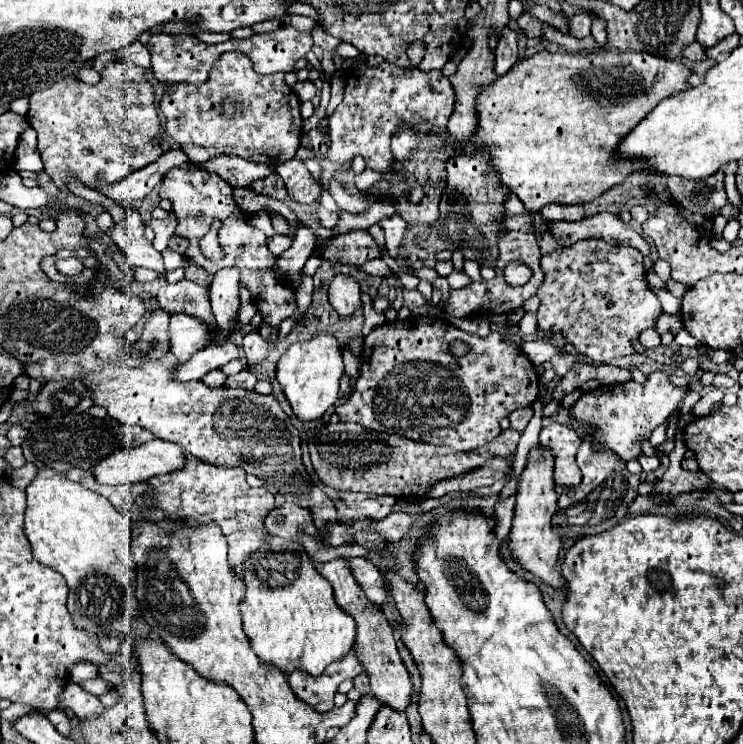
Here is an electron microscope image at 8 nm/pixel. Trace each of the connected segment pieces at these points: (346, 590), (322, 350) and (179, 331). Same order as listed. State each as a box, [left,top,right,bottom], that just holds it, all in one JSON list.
[[317,558,411,710],[277,336,343,422],[169,314,223,362]]

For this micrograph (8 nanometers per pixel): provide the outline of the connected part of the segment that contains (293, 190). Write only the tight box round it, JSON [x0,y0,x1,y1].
[275,160,321,204]

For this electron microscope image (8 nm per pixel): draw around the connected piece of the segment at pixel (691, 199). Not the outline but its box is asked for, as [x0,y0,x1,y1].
[667,172,727,214]

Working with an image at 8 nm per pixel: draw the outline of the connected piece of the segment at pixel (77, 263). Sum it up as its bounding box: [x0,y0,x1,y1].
[57,258,83,276]

